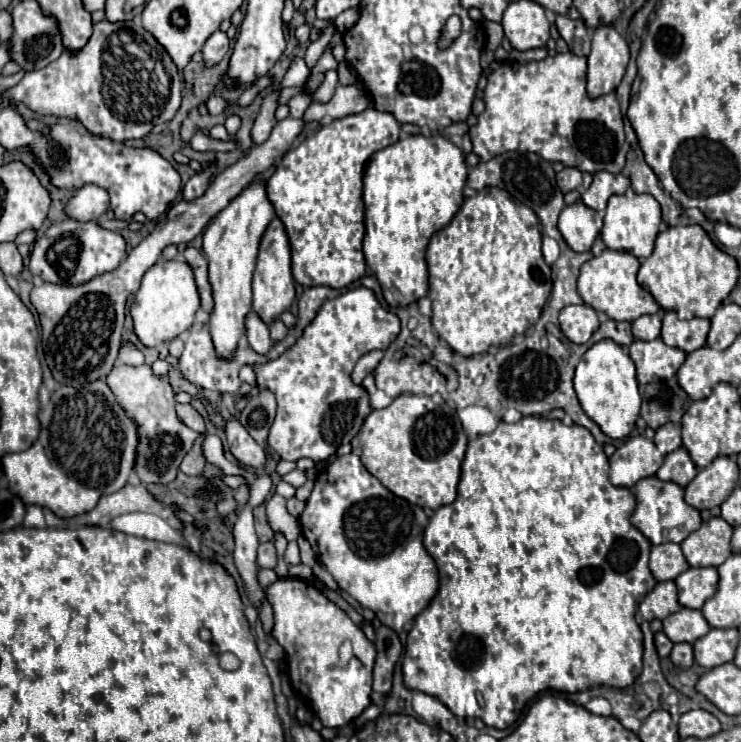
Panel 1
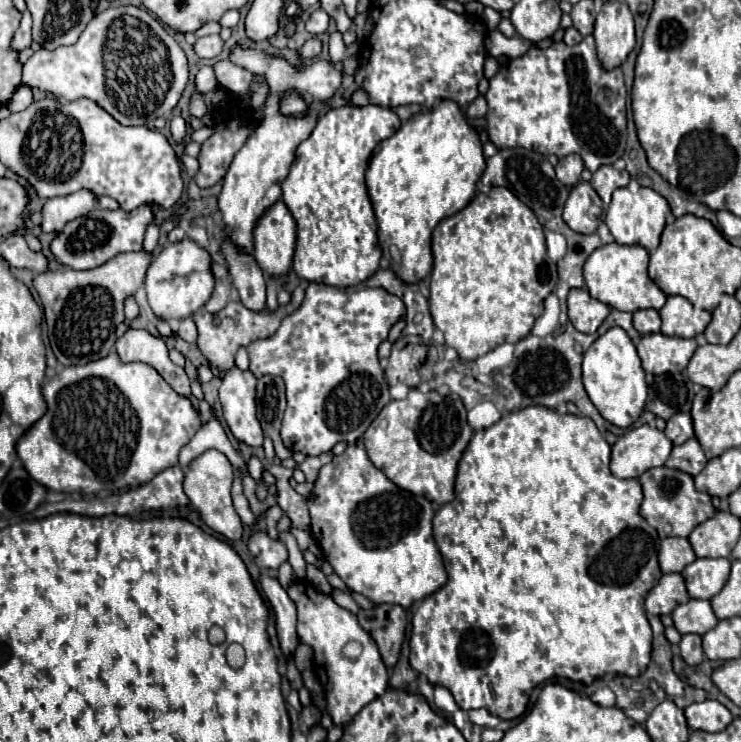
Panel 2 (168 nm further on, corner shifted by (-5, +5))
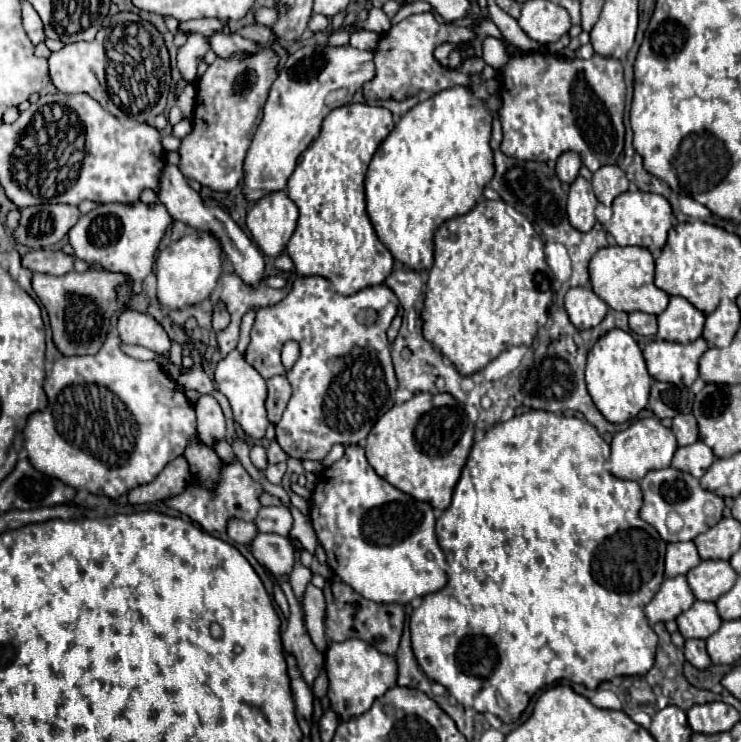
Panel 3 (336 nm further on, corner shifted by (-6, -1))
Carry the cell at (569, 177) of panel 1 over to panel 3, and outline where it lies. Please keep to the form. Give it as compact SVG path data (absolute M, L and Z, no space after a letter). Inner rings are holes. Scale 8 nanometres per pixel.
M564 152L558 160L556 160L556 174L560 178L560 182L572 184L580 172L580 156L576 152Z

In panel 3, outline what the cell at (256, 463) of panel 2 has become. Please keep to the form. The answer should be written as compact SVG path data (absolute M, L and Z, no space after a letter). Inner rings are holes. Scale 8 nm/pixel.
M254 446L254 448L250 450L250 460L252 460L252 464L254 464L260 472L264 472L264 470L266 470L266 466L268 466L264 446Z

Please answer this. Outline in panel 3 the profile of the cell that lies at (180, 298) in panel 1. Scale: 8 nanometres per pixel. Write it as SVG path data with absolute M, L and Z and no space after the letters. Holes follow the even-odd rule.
M192 232L178 242L164 248L156 258L156 296L158 302L170 310L182 310L194 306L206 298L216 288L222 272L222 252L218 240L208 232Z

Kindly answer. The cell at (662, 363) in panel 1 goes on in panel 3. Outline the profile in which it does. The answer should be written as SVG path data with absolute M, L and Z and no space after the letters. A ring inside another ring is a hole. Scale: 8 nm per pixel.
M698 338L690 344L652 340L642 352L648 372L650 376L654 376L654 380L672 384L682 382L686 386L692 386L698 378L698 360L706 350L706 340Z

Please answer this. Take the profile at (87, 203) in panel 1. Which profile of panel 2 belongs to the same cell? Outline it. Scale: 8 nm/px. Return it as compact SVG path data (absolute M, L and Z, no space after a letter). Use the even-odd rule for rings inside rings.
M79 190L69 196L57 196L49 198L43 206L43 232L61 232L63 226L79 216L85 216L91 212L97 204L97 196L89 190Z

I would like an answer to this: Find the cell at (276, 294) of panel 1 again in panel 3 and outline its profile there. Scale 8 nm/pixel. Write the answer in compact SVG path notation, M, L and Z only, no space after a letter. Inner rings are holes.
M272 192L248 210L248 230L264 256L276 258L284 252L296 230L298 208L286 192Z

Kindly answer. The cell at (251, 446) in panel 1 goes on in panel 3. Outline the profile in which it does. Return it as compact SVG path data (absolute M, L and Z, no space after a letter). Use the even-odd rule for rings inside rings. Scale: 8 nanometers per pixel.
M232 350L226 358L222 358L218 362L218 366L216 366L216 386L228 398L234 420L244 430L244 434L252 440L262 440L264 434L266 434L266 428L268 428L266 408L264 408L266 380L262 376L258 376L258 372L254 372L254 368L250 368L250 364L244 360L244 356L238 350Z

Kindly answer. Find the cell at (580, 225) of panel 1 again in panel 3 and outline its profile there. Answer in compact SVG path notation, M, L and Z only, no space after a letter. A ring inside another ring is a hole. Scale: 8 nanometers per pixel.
M578 176L578 180L570 184L570 192L568 192L566 212L568 212L570 224L580 232L590 232L592 226L596 224L596 216L594 216L596 206L598 206L598 200L592 192L590 182Z

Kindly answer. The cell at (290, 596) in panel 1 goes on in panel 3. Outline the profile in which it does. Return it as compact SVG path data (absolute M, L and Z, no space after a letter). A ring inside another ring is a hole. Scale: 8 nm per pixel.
M364 640L330 642L326 650L324 668L330 682L330 708L340 716L340 720L350 720L354 716L364 714L374 704L374 700L378 700L388 688L396 686L396 660L392 656L382 656Z

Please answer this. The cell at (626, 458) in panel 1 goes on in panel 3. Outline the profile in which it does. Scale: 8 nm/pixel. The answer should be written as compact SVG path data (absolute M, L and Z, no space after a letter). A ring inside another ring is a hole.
M644 418L634 422L626 430L614 434L610 446L612 446L612 454L606 462L606 470L622 480L642 480L642 476L646 476L646 472L650 470L668 468L678 448L674 434L670 432L670 428L664 428L658 418Z

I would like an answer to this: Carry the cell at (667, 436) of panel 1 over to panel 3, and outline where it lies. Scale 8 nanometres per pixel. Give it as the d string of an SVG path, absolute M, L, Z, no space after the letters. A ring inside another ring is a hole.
M682 414L672 420L672 432L678 440L678 446L688 446L698 440L698 426L692 414Z

